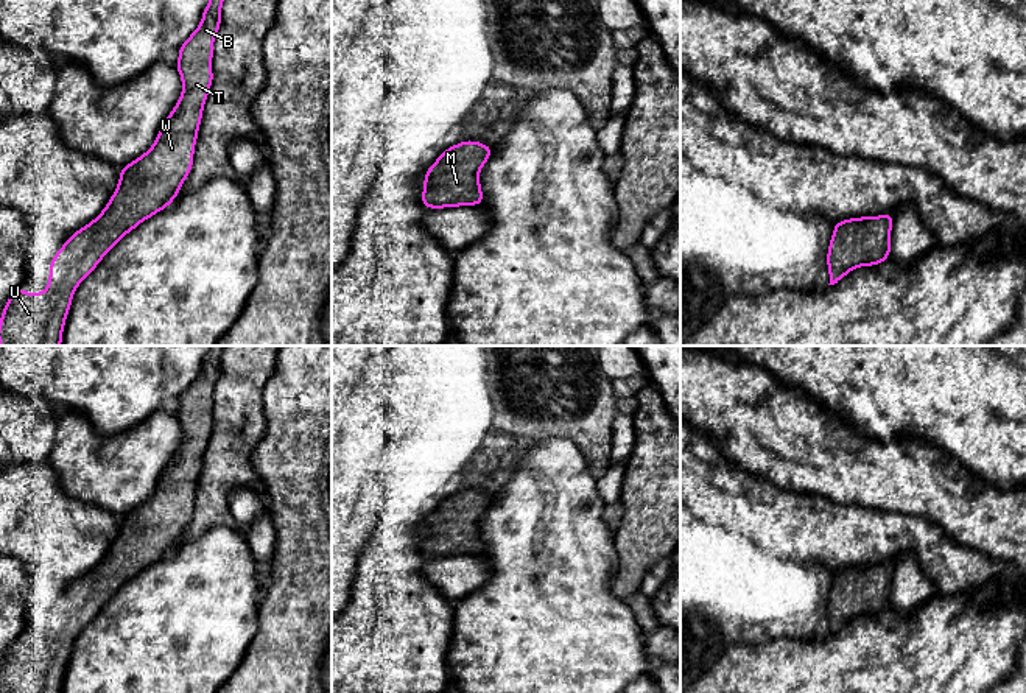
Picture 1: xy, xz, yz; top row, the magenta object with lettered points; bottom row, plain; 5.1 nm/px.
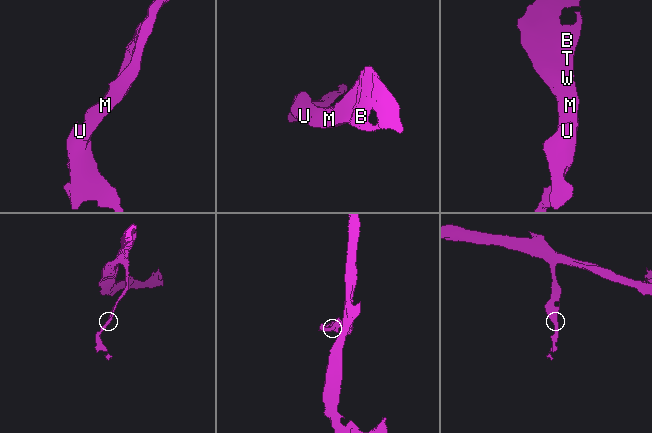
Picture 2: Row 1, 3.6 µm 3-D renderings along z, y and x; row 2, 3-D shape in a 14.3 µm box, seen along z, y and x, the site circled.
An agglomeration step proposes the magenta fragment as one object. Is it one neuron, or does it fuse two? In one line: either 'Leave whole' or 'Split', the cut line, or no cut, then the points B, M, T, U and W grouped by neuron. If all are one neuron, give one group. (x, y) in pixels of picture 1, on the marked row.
Leave whole. No split. Groups: B M T U W

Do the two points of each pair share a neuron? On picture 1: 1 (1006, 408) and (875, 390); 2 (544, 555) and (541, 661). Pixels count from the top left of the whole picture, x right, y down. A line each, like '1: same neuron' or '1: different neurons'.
1: same neuron
2: same neuron

